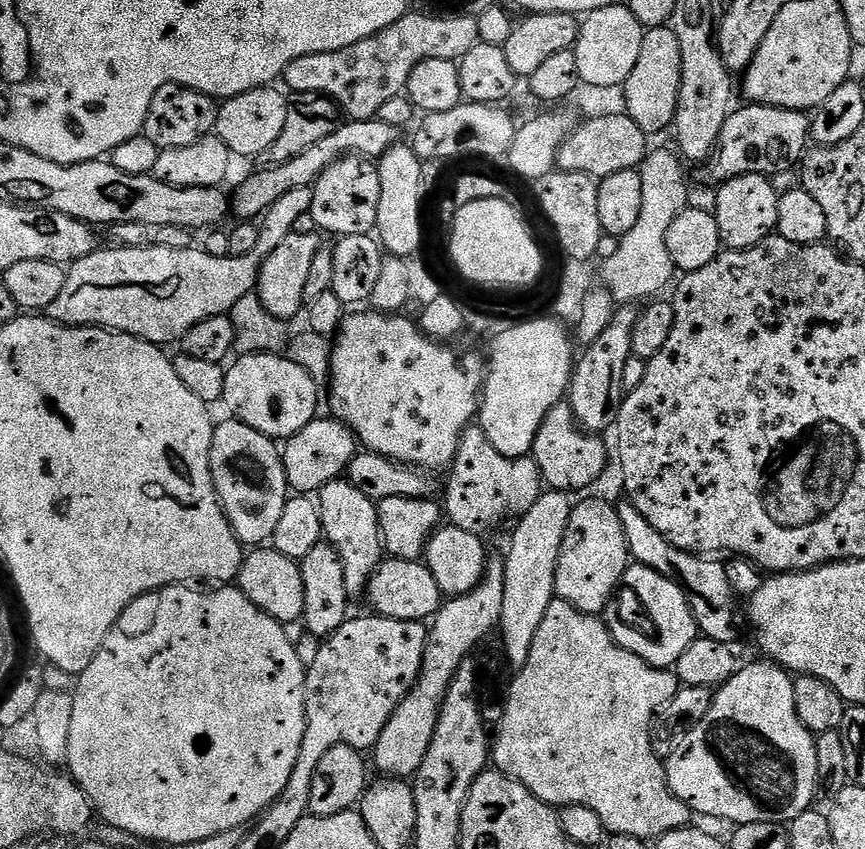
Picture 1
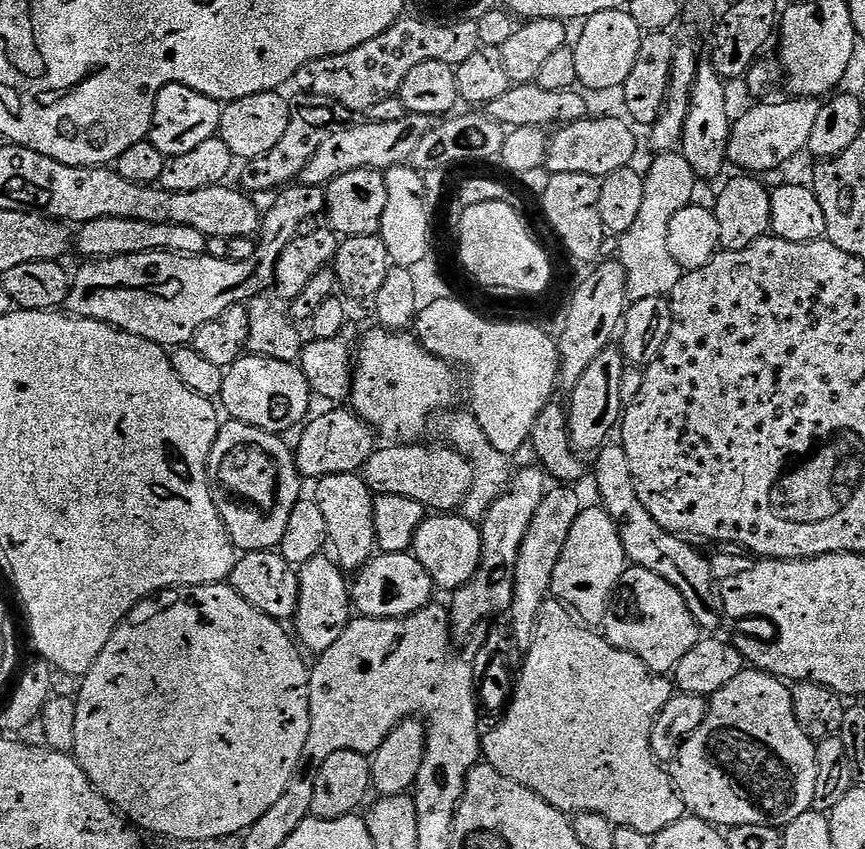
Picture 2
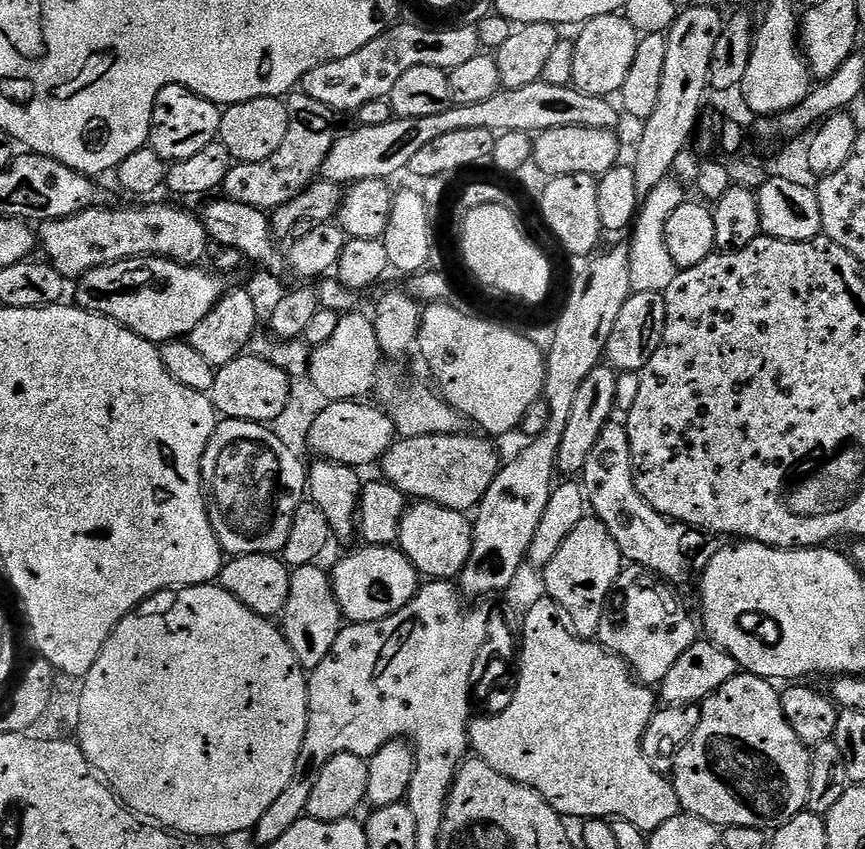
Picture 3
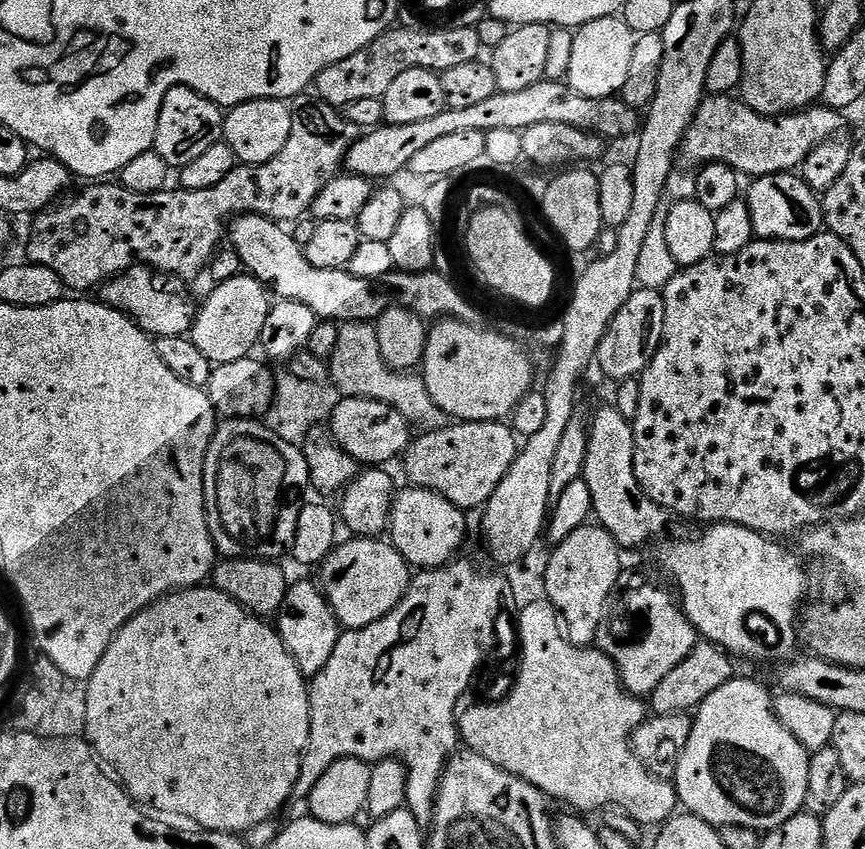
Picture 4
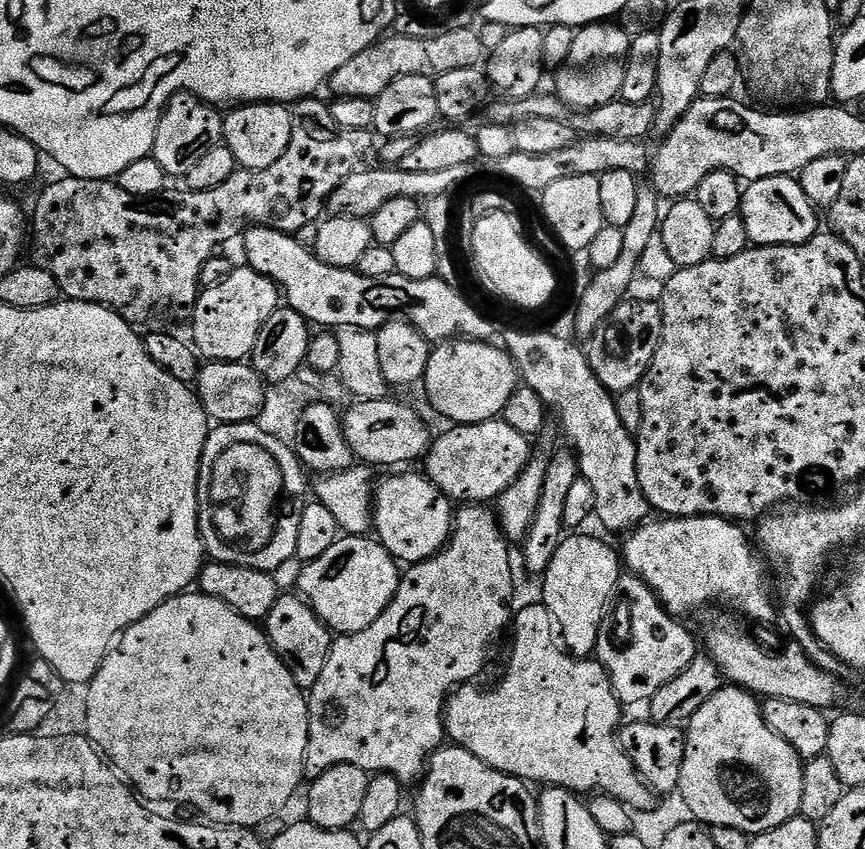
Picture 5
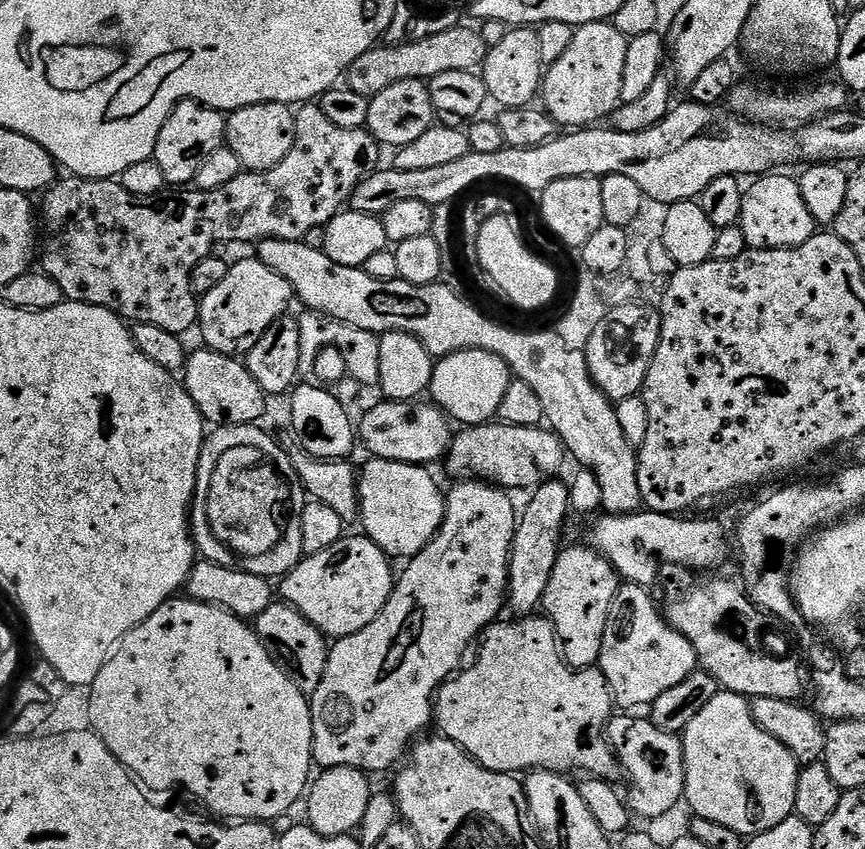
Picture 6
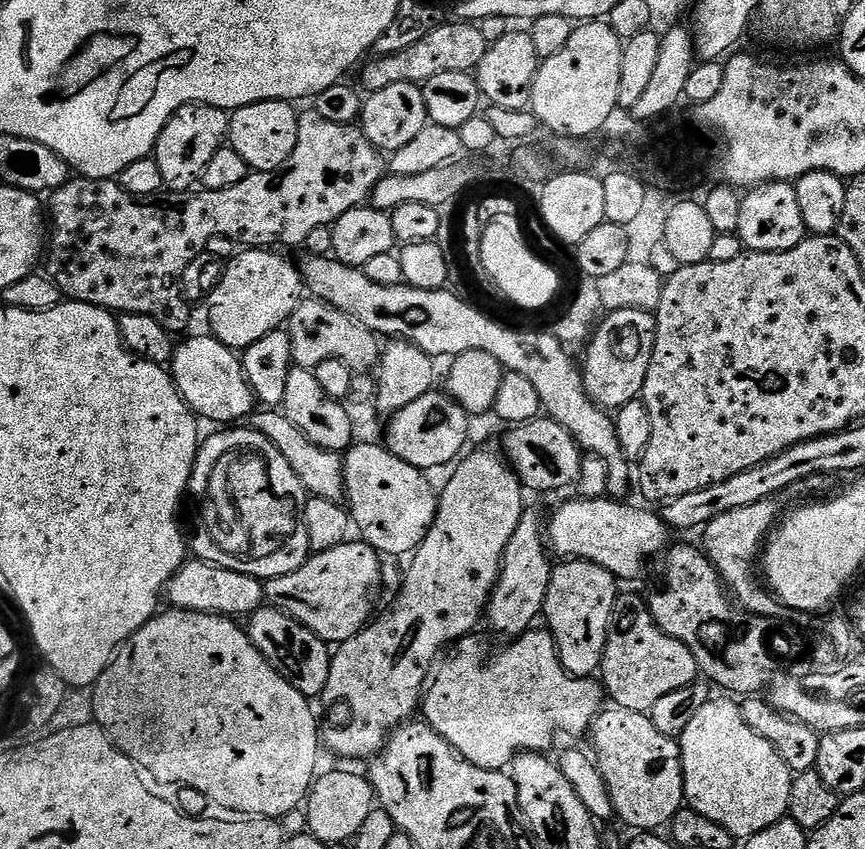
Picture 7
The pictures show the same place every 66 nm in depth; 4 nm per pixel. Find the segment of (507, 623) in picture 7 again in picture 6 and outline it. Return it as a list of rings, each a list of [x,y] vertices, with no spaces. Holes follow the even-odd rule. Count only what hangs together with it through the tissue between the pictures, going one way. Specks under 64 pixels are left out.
[[[548,478],[544,483],[539,485],[531,493],[532,496],[528,500],[528,505],[522,508],[518,516],[516,533],[514,534],[514,542],[512,543],[512,557],[510,558],[510,566],[508,567],[508,594],[507,603],[514,611],[520,612],[516,614],[532,614],[541,607],[544,595],[546,594],[546,586],[550,582],[550,574],[554,574],[554,562],[560,557],[562,551],[562,543],[560,539],[564,536],[564,523],[570,517],[570,487],[560,478]]]

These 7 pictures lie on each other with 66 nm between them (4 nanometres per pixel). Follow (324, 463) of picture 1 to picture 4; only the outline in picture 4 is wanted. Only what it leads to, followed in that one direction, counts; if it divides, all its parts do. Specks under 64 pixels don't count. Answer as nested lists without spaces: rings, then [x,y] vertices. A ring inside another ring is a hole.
[[[357,396],[344,398],[332,412],[330,431],[336,445],[362,466],[388,466],[395,456],[396,459],[403,457],[410,443],[410,425],[397,408]]]

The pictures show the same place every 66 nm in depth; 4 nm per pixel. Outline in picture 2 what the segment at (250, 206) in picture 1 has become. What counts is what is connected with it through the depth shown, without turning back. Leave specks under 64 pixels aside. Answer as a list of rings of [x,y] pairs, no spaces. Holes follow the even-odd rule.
[[[407,114],[398,122],[363,123],[352,122],[334,134],[330,134],[330,138],[326,138],[326,142],[318,146],[314,158],[306,162],[306,168],[300,174],[299,183],[327,186],[331,180],[350,170],[363,168],[387,170],[399,164],[407,165],[411,161],[414,149],[422,142],[422,138],[436,127],[438,120],[437,117],[426,114]]]

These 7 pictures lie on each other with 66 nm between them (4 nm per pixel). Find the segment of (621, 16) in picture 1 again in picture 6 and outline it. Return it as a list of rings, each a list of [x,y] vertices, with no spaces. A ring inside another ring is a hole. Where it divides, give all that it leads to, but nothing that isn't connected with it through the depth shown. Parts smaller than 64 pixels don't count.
[[[610,22],[582,24],[576,28],[570,50],[544,74],[542,104],[557,125],[575,130],[599,125],[603,116],[604,119],[611,117],[620,104],[622,66],[626,63],[628,42],[629,37],[622,35]]]

